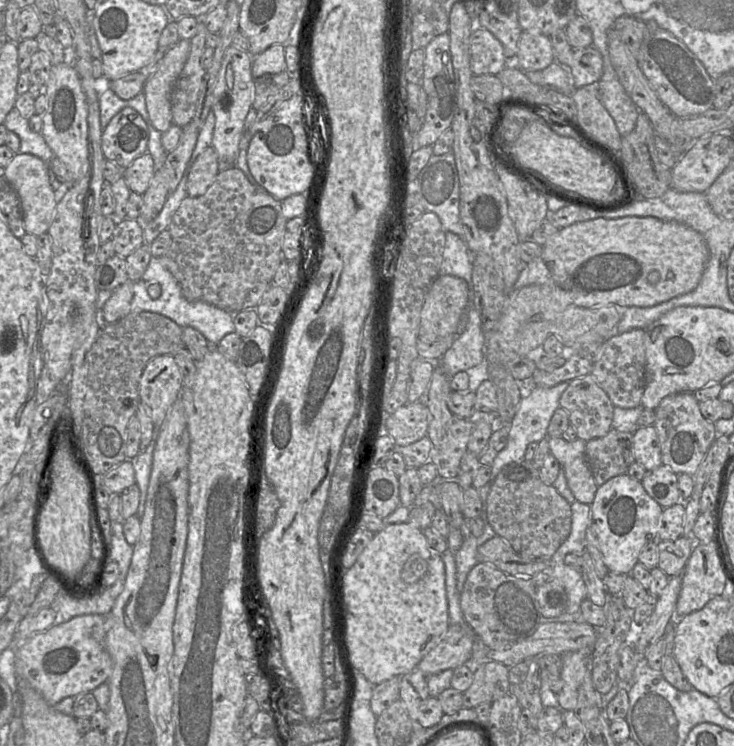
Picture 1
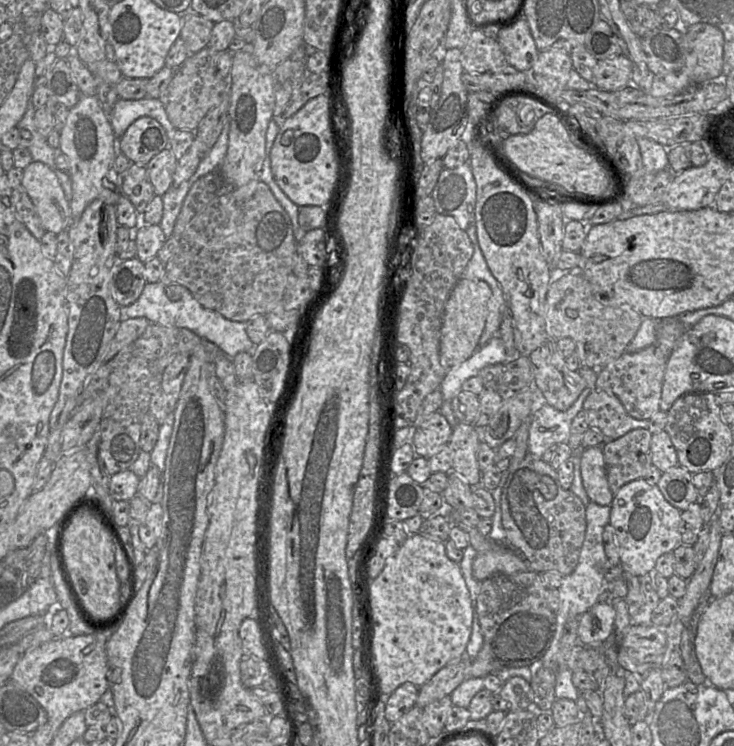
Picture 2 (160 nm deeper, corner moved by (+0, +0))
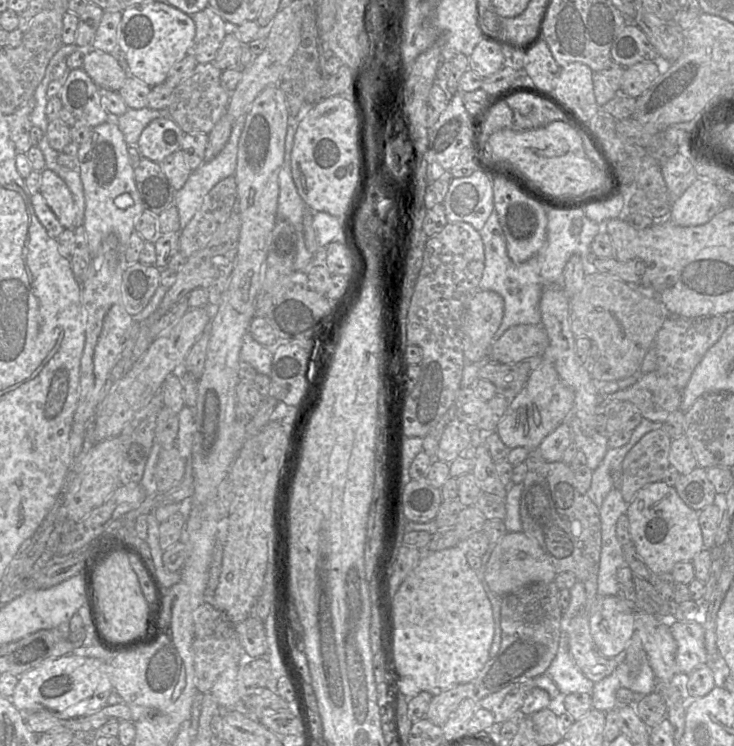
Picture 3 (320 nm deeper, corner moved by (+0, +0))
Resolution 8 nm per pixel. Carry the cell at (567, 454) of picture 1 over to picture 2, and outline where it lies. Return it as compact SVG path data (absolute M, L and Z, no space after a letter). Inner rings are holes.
M589 447L575 453L579 453L582 484L589 499L598 505L610 506L614 494L608 484L601 447Z

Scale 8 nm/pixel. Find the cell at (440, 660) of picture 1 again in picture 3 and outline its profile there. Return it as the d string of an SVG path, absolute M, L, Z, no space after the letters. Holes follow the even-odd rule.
M473 683L459 684L432 697L425 718L443 727L450 715L466 698L474 699Z

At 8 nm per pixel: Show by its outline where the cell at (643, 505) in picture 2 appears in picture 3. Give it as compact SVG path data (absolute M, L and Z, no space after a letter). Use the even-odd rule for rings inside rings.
M654 482L641 488L628 503L626 515L635 549L654 574L671 573L678 562L691 562L705 549L699 511L686 505L674 486L665 482Z

